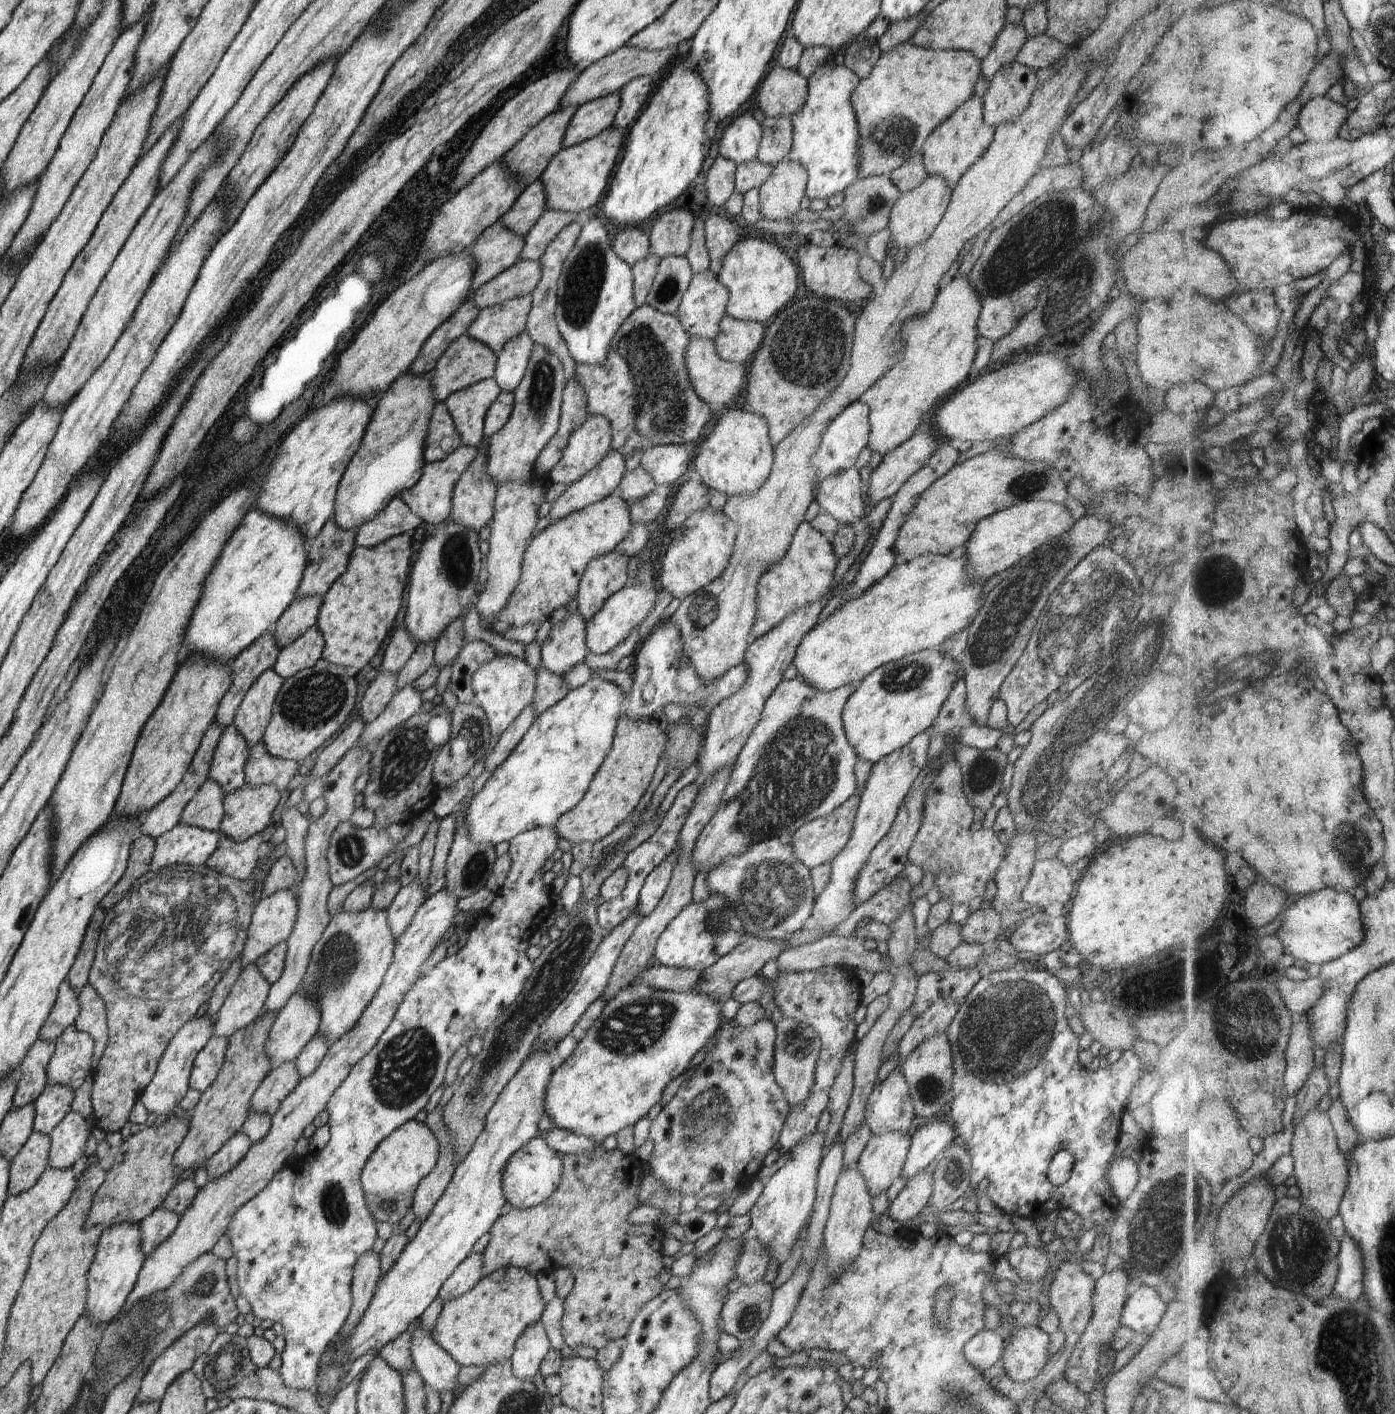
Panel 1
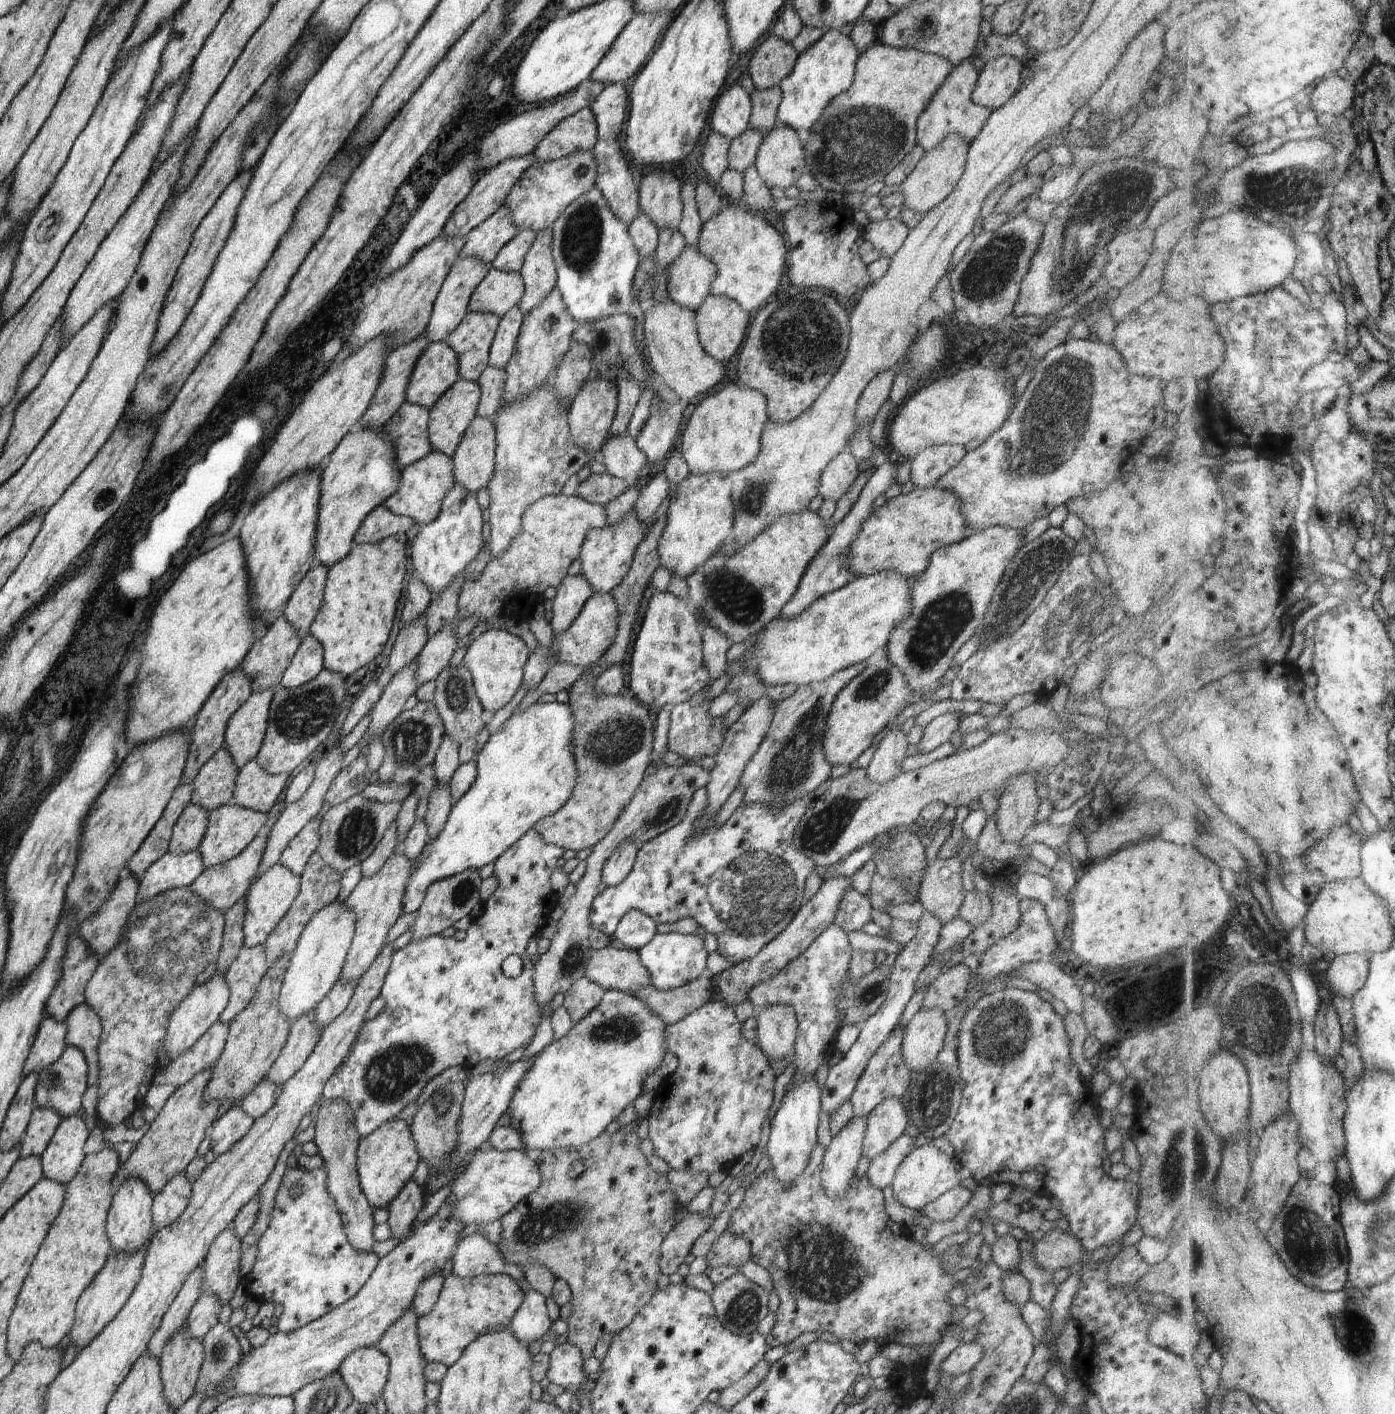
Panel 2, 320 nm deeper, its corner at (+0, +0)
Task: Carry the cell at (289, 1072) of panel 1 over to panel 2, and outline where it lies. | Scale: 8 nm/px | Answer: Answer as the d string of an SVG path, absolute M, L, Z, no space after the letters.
M313 1013L303 1014L291 1021L286 1044L265 1078L276 1086L290 1080L312 1054L321 1032L321 1026L315 1023Z

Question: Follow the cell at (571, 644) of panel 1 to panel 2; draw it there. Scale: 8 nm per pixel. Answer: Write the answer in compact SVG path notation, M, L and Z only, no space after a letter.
M580 572L578 575L566 575L556 587L556 596L553 598L553 618L550 622L555 634L560 634L574 622L580 614L585 602L594 592L590 583Z

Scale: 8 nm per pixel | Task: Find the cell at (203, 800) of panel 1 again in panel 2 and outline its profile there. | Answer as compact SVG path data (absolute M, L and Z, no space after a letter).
M186 805L174 825L168 852L181 855L198 850L208 826L208 815L202 807Z

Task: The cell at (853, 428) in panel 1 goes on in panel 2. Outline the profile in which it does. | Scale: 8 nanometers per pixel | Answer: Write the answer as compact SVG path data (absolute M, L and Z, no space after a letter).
M888 369L887 371L881 372L877 377L874 377L868 383L868 386L866 386L866 388L863 390L862 396L859 398L859 401L857 402L857 409L855 412L857 418L857 430L855 431L855 433L859 430L859 425L862 424L862 422L868 420L869 418L874 419L878 410L880 410L882 404L884 404L884 402L886 402L886 400L889 399L889 392L895 374L895 369Z

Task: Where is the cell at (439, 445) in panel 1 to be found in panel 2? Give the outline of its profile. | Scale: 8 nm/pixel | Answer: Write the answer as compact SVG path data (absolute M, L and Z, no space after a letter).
M405 402L384 427L384 434L394 442L400 469L422 460L433 451L428 438L430 409Z

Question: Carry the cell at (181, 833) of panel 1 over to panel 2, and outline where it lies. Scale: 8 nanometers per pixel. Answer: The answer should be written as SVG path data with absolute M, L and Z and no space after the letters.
M198 850L181 855L167 852L141 876L137 904L146 903L170 889L189 887L204 869Z

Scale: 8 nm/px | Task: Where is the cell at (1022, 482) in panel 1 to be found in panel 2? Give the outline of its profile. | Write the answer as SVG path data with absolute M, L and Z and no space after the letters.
M916 487L912 492L888 499L880 510L872 511L850 546L848 566L860 576L893 569L913 580L926 570L936 549L960 542L974 533L966 526L962 504L954 493L936 487Z

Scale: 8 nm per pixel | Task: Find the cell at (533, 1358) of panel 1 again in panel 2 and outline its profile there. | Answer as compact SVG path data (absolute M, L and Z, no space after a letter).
M532 1288L525 1293L523 1292L521 1305L518 1307L518 1310L516 1310L510 1321L508 1328L514 1333L514 1336L526 1346L529 1346L531 1342L534 1342L539 1338L541 1339L551 1328L551 1321L546 1310L545 1300L546 1297L543 1294L536 1292Z

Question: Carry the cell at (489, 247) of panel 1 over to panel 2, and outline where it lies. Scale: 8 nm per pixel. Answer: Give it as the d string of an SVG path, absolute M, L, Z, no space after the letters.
M462 256L462 258L456 260L455 266L448 274L434 302L432 316L430 316L429 324L426 326L424 335L427 336L430 343L445 341L458 328L462 318L465 318L466 314L469 313L468 304L474 290L478 288L478 284L486 278L486 274L492 268L492 264L486 264L486 262L482 262L480 258L474 256Z

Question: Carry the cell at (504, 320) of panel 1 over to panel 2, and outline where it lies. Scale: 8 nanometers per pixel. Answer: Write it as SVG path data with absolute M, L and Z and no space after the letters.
M469 312L445 342L459 354L461 379L477 382L489 366L489 354L502 318L496 314Z

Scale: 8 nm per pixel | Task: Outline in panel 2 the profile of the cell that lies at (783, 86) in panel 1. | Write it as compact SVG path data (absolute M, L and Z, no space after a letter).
M770 35L754 49L747 70L756 89L780 85L781 80L794 70L799 55L790 41L776 35Z

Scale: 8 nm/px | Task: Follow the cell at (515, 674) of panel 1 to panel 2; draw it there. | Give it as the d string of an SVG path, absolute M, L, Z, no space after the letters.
M489 629L467 646L463 665L472 675L476 696L484 709L495 714L517 694L523 684L523 668L530 649L516 633L506 629Z

